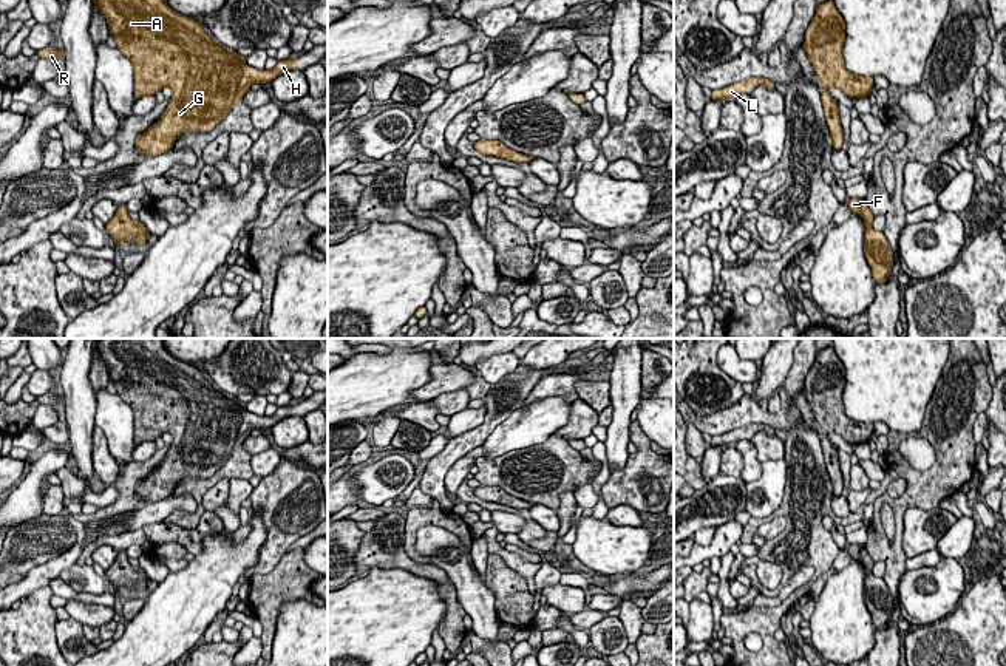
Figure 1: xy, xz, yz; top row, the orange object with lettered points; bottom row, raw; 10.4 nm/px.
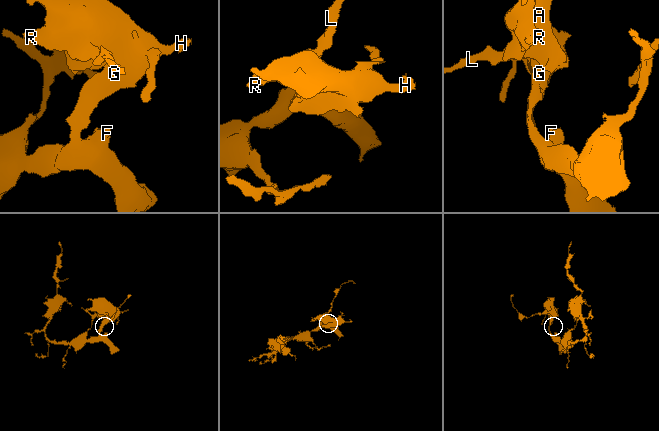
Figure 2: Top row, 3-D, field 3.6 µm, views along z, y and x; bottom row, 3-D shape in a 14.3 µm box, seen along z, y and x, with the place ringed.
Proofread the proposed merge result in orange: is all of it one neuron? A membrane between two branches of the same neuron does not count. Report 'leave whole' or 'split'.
leave whole

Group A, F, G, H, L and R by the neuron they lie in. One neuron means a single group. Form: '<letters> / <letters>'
A F G H L R

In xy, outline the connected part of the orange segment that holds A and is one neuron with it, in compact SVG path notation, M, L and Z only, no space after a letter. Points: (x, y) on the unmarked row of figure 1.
M96 338L94 351L107 365L116 394L133 409L134 445L155 442L164 433L173 437L161 465L136 484L141 502L168 498L187 476L212 477L255 428L272 428L300 411L300 406L287 405L270 417L249 413L236 399L212 386L199 368L173 357L162 338Z

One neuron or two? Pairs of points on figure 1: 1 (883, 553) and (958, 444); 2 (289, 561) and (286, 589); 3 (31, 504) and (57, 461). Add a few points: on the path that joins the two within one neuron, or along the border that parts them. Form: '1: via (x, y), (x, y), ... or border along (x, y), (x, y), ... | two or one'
1: via (900, 527), (900, 509), (938, 473) | one
2: via (289, 567), (289, 580), (286, 583) | one
3: via (31, 492), (33, 481), (45, 468) | one

